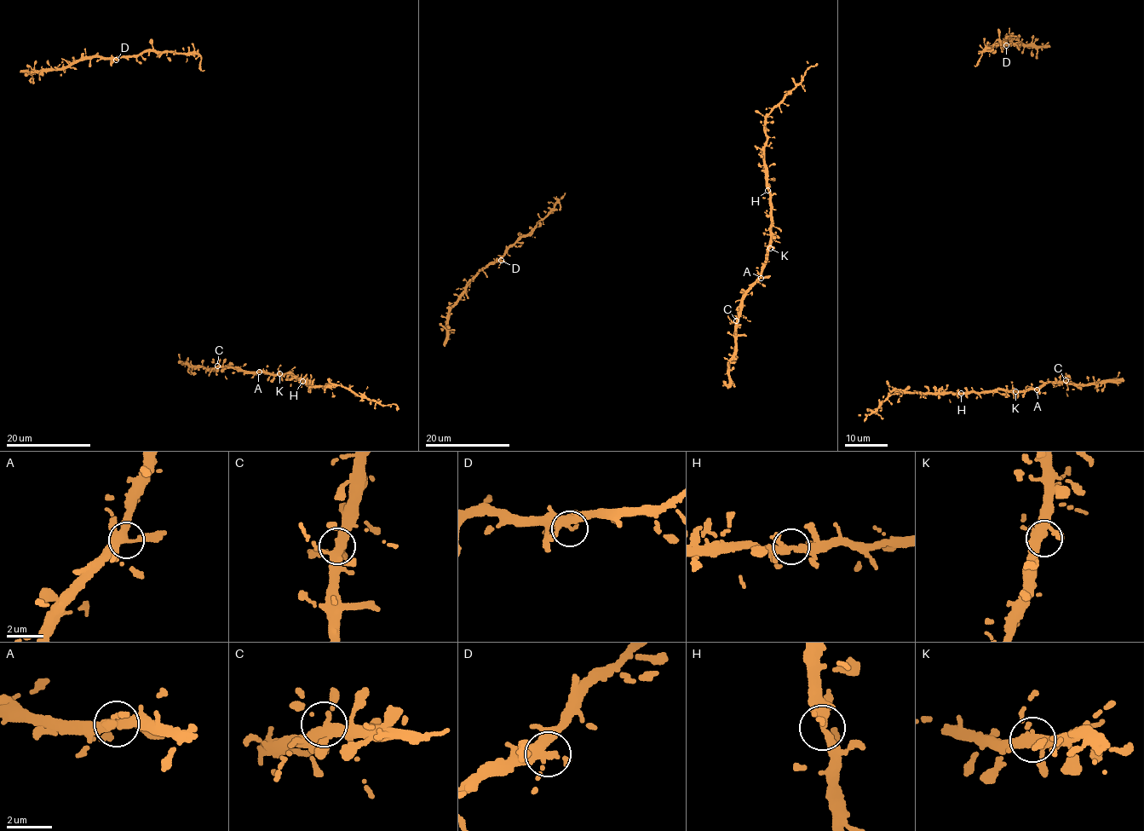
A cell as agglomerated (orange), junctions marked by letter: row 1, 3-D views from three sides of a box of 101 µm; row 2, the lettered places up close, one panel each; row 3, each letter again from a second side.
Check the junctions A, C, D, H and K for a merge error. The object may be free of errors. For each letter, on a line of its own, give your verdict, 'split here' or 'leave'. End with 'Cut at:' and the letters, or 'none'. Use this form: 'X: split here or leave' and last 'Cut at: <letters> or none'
A: leave
C: leave
D: leave
H: leave
K: leave
Cut at: none

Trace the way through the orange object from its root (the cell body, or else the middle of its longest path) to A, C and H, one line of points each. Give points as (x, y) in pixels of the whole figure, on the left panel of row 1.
A: (280, 365), (276, 374), (259, 372)
C: (280, 365), (278, 373), (274, 374), (217, 366)
H: (280, 365), (278, 370), (281, 373), (290, 372), (301, 381)

